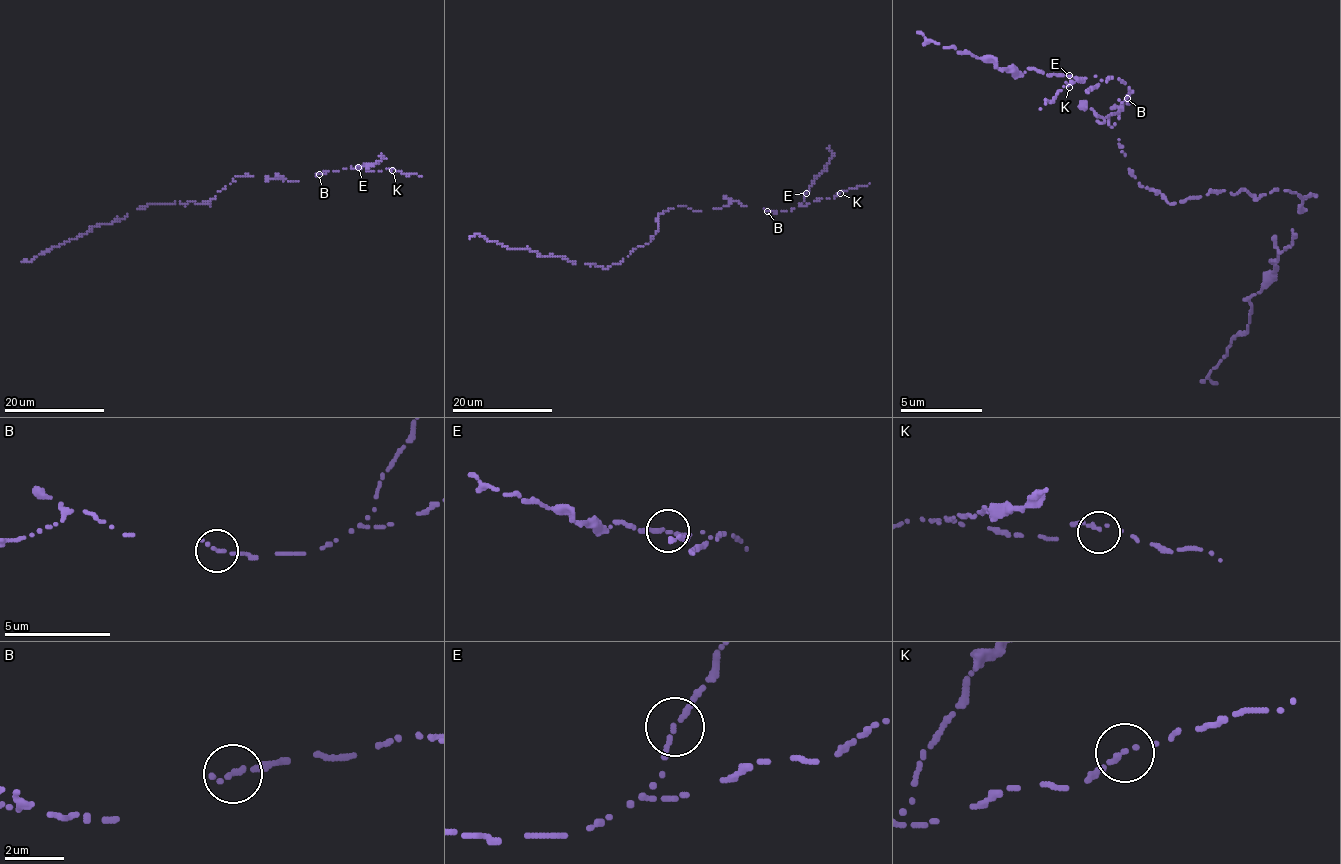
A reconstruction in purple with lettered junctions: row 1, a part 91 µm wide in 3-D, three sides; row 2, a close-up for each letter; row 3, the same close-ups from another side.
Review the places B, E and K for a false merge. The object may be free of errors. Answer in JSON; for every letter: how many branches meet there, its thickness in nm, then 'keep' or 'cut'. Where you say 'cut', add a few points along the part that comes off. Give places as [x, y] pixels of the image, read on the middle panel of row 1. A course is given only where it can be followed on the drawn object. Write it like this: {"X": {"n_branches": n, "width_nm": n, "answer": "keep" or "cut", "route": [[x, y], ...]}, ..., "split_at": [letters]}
{"B": {"n_branches": 1, "width_nm": 240, "answer": "keep"}, "E": {"n_branches": 1, "width_nm": 240, "answer": "keep"}, "K": {"n_branches": 1, "width_nm": 220, "answer": "keep"}, "split_at": []}

